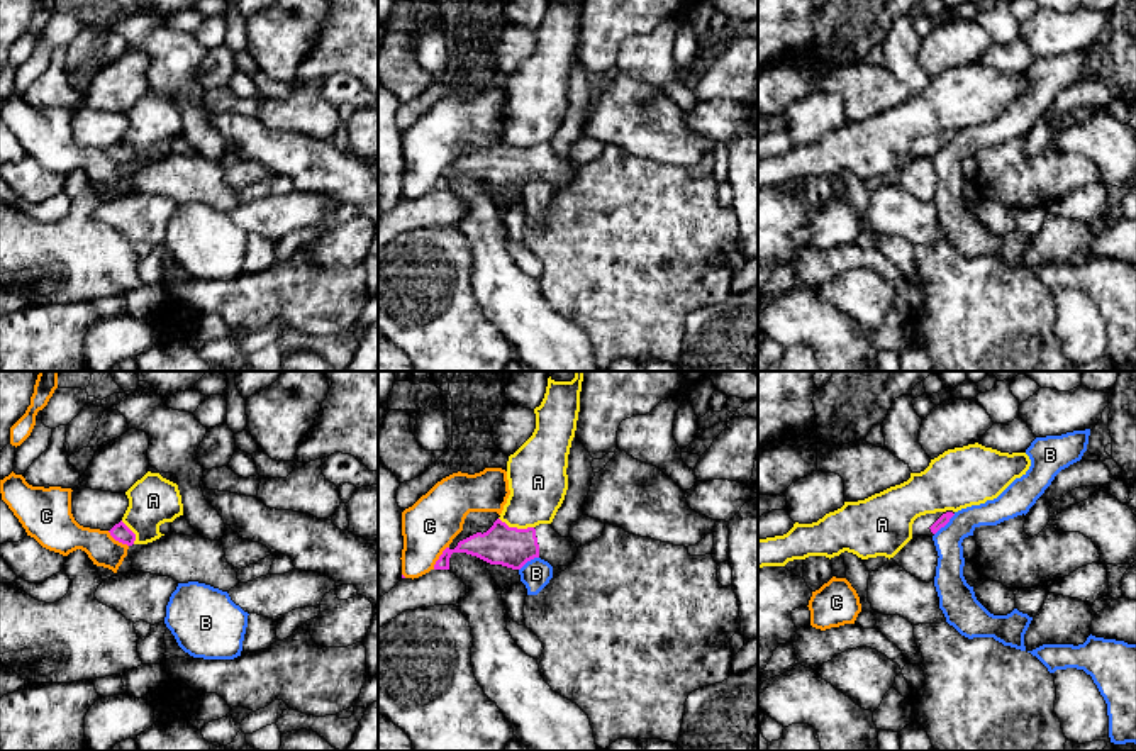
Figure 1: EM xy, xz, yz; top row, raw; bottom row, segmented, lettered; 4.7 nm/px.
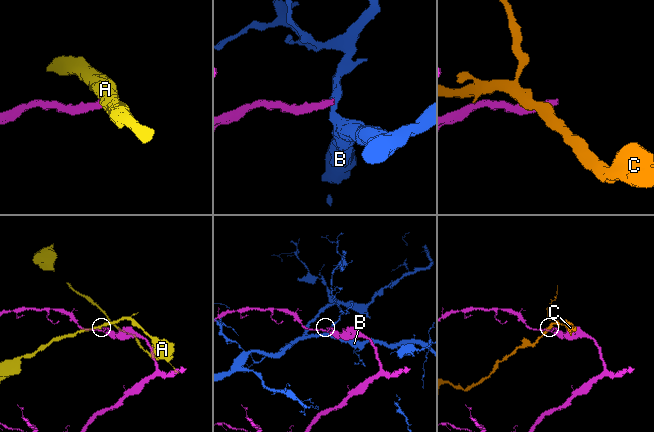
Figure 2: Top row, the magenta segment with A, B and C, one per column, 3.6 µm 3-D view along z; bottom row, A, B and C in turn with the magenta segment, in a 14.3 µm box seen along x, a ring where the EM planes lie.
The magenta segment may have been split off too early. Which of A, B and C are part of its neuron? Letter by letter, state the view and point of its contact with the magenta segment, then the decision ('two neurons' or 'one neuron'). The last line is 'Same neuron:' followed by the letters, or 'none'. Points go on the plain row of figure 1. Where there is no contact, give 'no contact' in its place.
A: xz (516, 148) | two neurons
B: yz (945, 144) | two neurons
C: xz (439, 178) | two neurons
Same neuron: none

